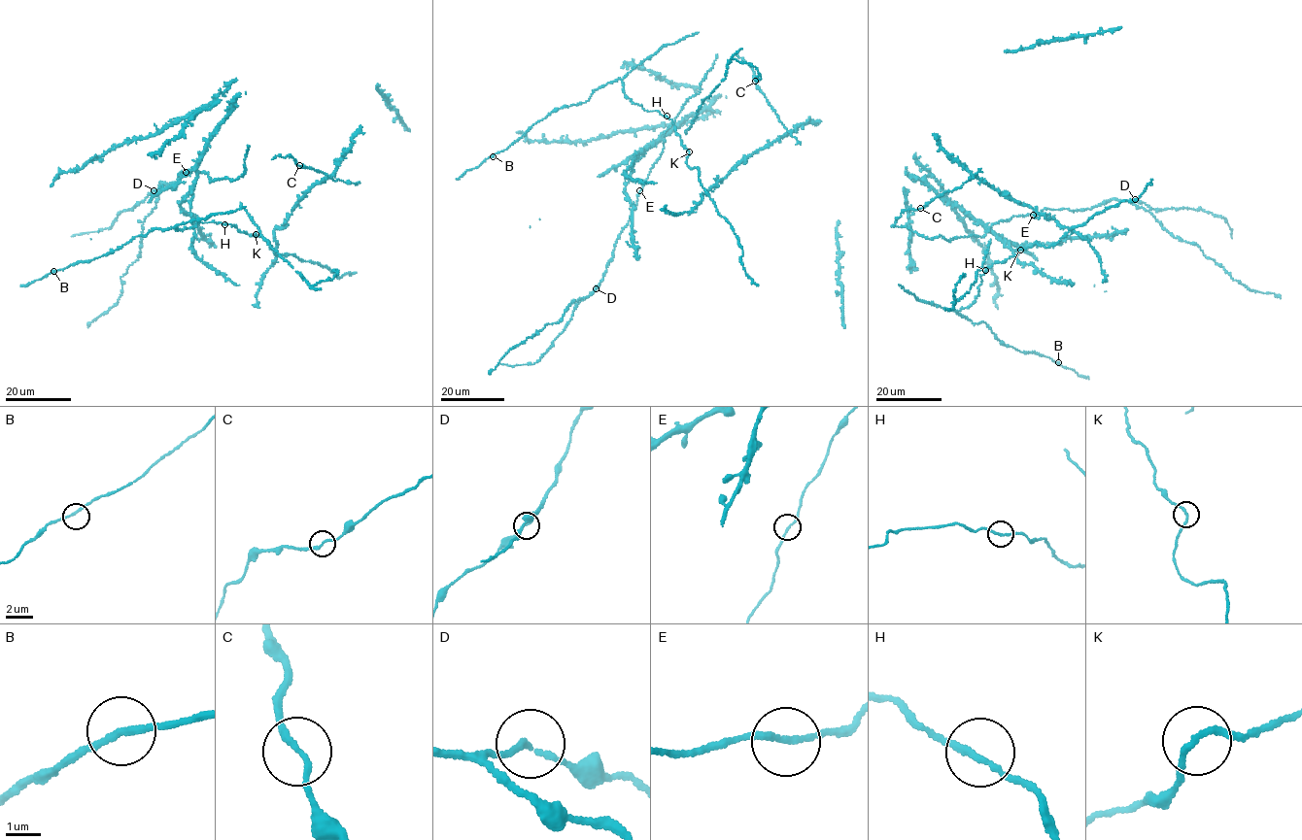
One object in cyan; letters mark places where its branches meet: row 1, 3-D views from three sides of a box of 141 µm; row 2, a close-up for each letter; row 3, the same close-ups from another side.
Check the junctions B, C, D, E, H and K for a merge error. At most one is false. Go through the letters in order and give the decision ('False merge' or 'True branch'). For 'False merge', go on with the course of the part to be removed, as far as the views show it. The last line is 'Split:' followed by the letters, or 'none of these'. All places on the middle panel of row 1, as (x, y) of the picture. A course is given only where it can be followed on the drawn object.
B: True branch
C: True branch
D: True branch
E: True branch
H: True branch
K: True branch
Split: none of these

